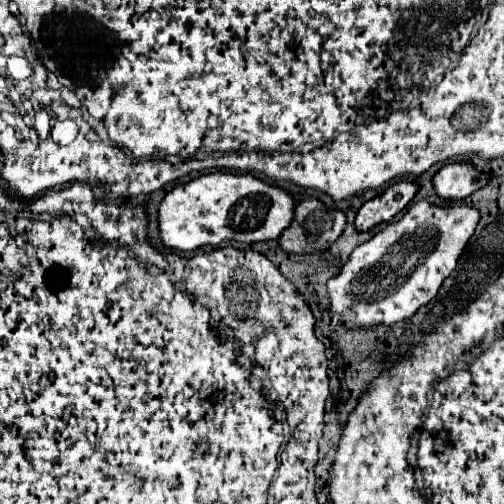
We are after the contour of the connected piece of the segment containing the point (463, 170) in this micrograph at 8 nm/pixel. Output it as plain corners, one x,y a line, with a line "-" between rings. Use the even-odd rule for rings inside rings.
447,164
433,176
433,190
439,198
459,202
485,186
489,174
473,170
469,164

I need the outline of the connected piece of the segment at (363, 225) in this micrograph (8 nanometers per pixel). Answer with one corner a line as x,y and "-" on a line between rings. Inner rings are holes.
399,182
389,186
383,194
375,196
373,200
365,202
355,218
355,228
359,232
367,232
377,224
389,222
393,216
397,216
415,196
417,184
411,182

